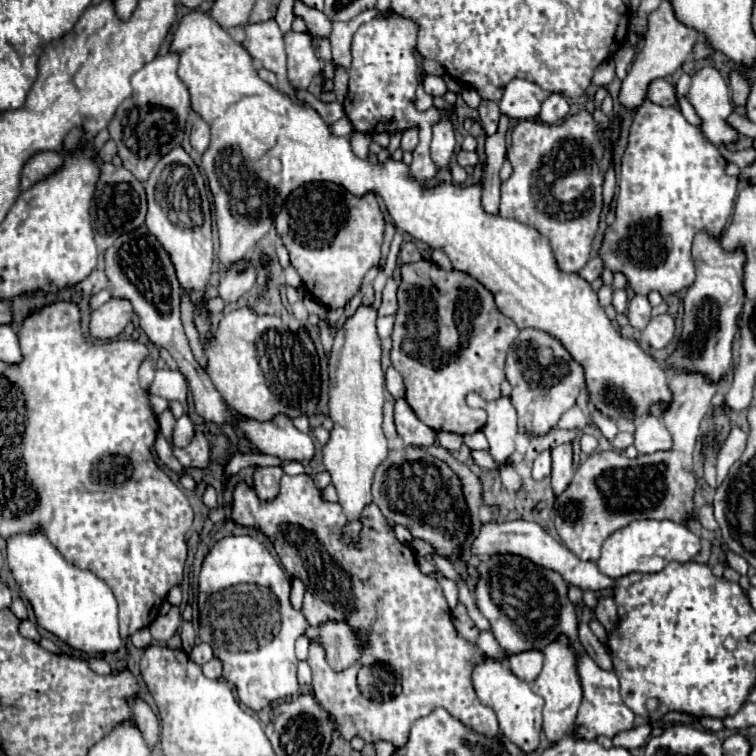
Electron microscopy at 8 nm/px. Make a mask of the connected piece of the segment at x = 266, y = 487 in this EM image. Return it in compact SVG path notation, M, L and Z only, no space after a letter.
M254 466L252 488L260 500L272 502L280 492L280 478L282 468L268 468L268 466Z

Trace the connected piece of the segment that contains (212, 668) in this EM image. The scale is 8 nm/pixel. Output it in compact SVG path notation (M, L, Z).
M213 657L202 666L202 671L207 678L218 679L222 676L222 662L218 658Z

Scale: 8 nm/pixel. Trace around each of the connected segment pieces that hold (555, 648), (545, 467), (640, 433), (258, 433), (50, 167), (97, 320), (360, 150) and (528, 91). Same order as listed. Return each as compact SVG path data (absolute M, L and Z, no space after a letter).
M558 634L556 640L552 640L544 648L544 656L546 656L544 668L542 668L540 676L532 682L532 690L546 700L546 704L544 704L544 734L548 740L558 742L568 732L568 728L574 724L582 696L584 696L582 684L580 684L580 674L578 674L580 652L576 648L572 648L566 634Z
M548 450L538 454L538 458L534 460L534 466L532 466L532 478L540 480L546 476L550 476L550 452Z
M648 414L644 420L636 422L634 446L638 454L654 454L672 448L672 436L658 414Z
M276 416L276 420L270 422L244 418L238 426L262 454L278 456L282 462L310 462L314 458L316 450L312 438L296 430L292 420L288 420L286 416Z
M36 152L34 156L30 156L30 160L22 168L20 190L28 190L32 184L42 180L44 176L56 172L56 168L60 168L60 164L62 164L60 154L56 154L56 152Z
M110 298L106 304L96 308L90 318L90 334L100 340L116 338L126 324L132 320L134 308L126 298Z
M352 130L350 132L350 142L352 142L352 148L354 148L354 154L356 156L360 156L360 158L368 158L370 156L370 152L368 152L368 146L372 142L372 136L370 134Z
M514 78L506 90L500 104L500 112L508 118L516 120L534 120L540 114L542 102L548 98L548 92L544 92L540 86Z

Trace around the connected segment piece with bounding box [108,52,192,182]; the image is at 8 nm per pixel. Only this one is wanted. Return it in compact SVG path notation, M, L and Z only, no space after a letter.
M168 52L164 56L156 56L152 62L144 64L132 78L132 96L126 98L116 110L114 120L110 122L110 138L118 146L118 156L140 182L146 182L152 168L158 164L162 156L182 144L184 126L188 112L192 110L190 94L186 84L178 78L178 52Z

